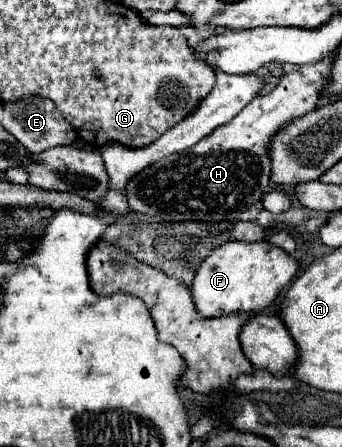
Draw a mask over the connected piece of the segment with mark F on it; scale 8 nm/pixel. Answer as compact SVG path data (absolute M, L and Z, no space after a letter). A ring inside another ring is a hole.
M231 241L213 249L213 253L199 265L191 293L197 311L205 317L221 317L235 311L261 313L295 279L297 271L299 263L277 245L267 241Z

